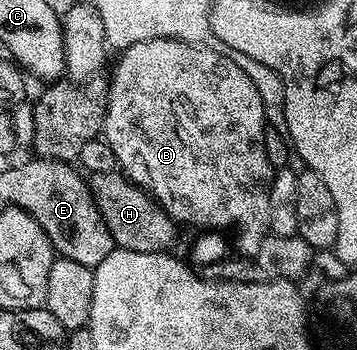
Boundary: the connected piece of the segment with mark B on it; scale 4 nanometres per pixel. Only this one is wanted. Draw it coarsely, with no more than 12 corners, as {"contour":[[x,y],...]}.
{"contour":[[145,40],[101,137],[176,224],[269,231],[267,114],[226,53]]}

